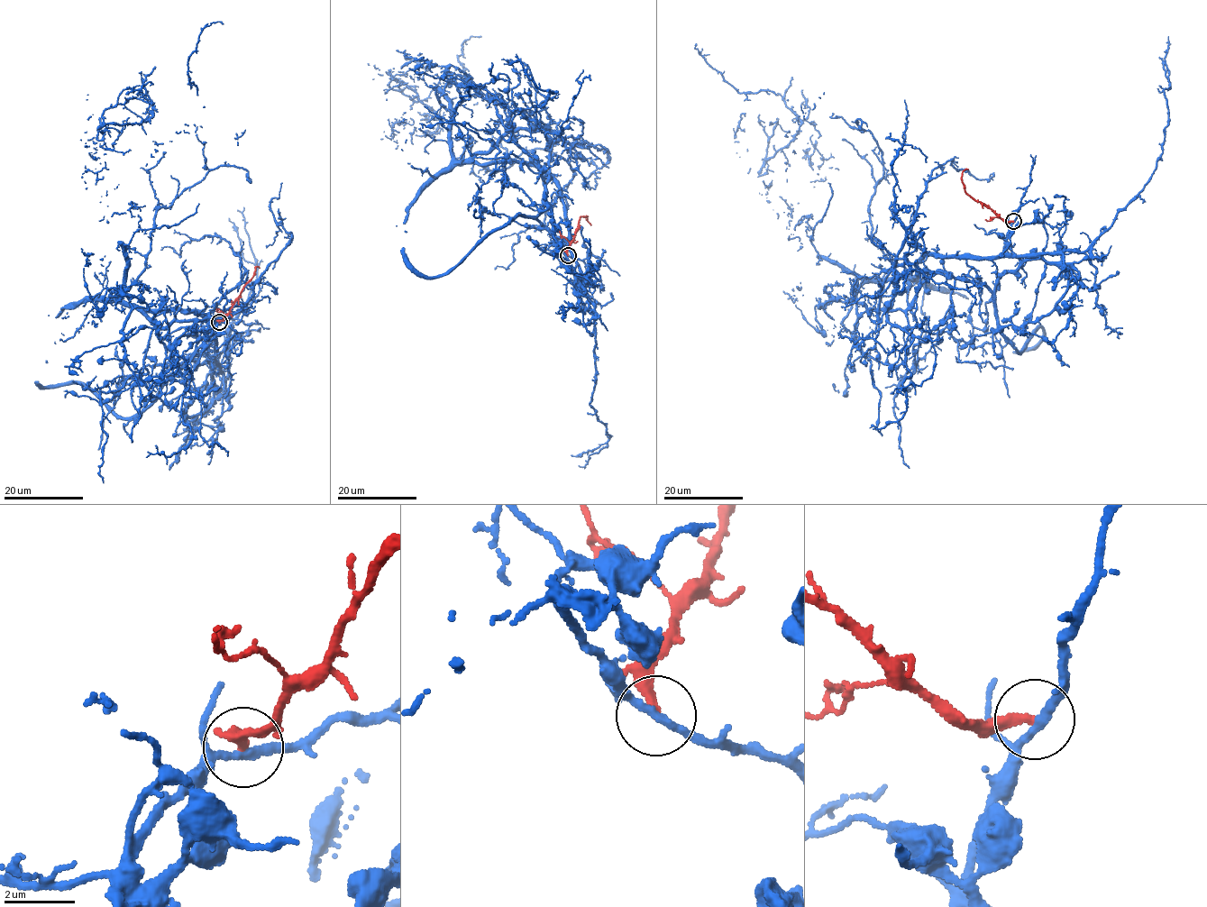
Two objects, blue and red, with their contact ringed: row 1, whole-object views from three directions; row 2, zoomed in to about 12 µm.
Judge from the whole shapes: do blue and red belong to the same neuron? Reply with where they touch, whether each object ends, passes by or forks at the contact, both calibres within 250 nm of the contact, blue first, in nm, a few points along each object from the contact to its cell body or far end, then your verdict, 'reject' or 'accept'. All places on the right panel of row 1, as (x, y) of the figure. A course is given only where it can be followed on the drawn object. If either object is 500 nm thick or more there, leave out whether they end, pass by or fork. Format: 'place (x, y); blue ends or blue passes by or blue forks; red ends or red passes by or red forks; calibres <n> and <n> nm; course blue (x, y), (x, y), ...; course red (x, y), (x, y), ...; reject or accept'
place (1013, 221); blue passes by; red ends; calibres 220 and 260 nm; course blue (1013, 222), (1009, 255), (843, 270), (808, 217), (789, 240), (768, 187), (798, 116), (696, 44); course red (1013, 222), (1003, 221), (969, 196), (962, 180), (962, 172), (968, 169); reject

